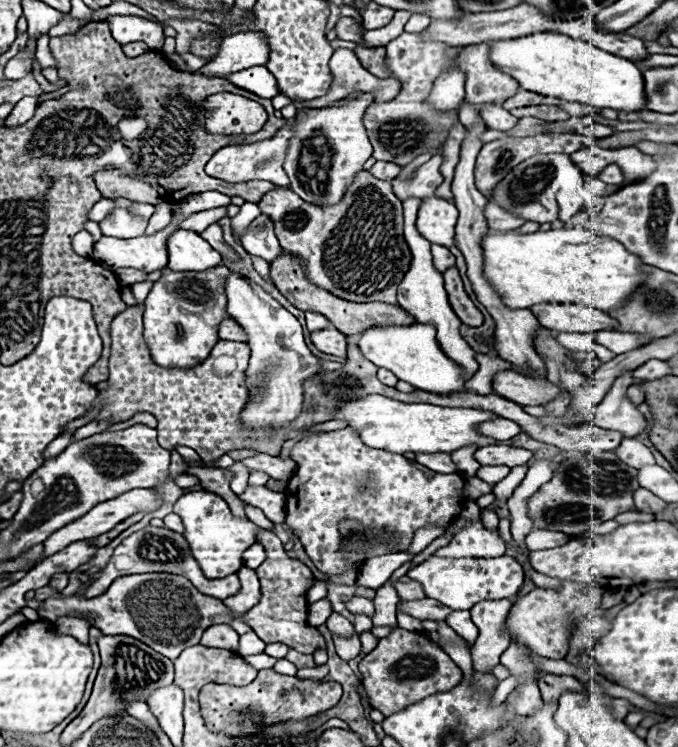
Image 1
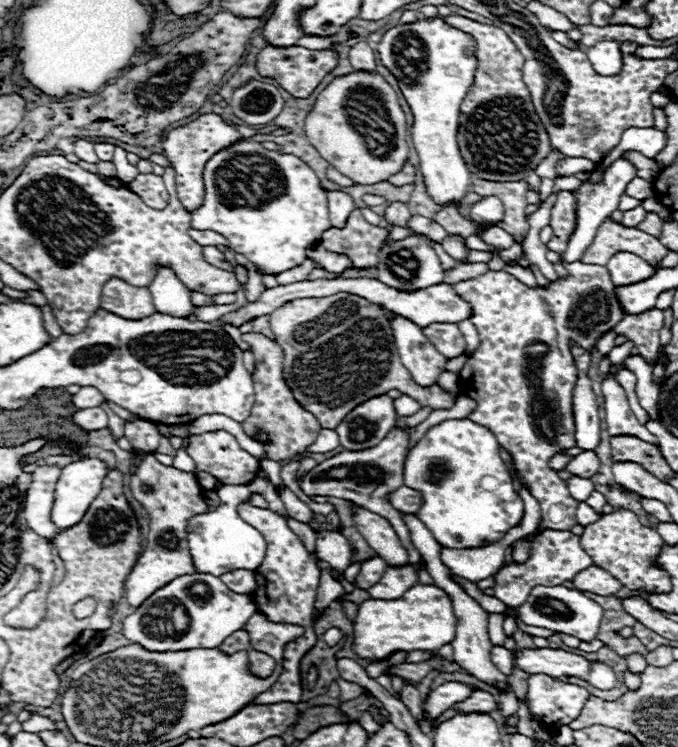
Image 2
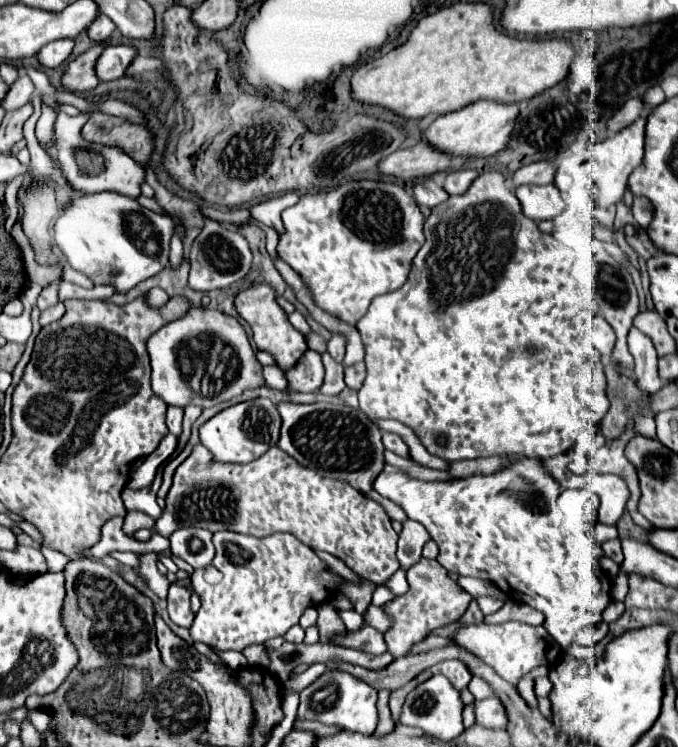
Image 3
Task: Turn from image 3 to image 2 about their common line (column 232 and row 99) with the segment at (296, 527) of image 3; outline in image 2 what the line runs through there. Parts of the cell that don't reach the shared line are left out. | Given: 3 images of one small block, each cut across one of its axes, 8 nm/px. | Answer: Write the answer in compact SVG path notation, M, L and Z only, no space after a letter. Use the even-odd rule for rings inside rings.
M458 14L446 16L444 22L468 32L470 36L474 36L474 40L478 44L478 52L476 52L478 68L474 74L474 84L470 86L470 90L460 106L460 128L458 128L458 146L460 146L460 152L462 152L462 158L464 158L468 170L474 172L478 178L492 180L492 182L524 180L530 174L530 170L534 170L550 152L548 134L546 134L538 114L534 114L530 90L526 88L526 84L522 80L524 56L520 54L516 44L508 38L508 34L494 24L480 24L480 22L474 22L470 18L464 18Z

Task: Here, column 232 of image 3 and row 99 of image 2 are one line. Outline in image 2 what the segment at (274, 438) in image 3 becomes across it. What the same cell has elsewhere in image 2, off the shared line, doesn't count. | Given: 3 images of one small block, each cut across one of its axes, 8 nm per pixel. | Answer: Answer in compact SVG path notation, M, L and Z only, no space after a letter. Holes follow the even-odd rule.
M436 16L390 28L378 44L378 54L380 62L396 76L398 88L414 114L410 130L412 144L420 158L420 172L428 196L442 206L460 204L470 192L472 174L468 172L458 148L458 112L474 82L476 40Z

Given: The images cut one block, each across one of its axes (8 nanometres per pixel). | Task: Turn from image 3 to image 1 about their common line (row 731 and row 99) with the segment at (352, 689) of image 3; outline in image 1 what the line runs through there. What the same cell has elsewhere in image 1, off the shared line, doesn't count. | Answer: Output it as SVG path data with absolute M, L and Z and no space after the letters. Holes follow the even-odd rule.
M364 92L346 104L312 108L300 114L294 122L294 136L288 142L284 170L290 178L290 188L312 204L334 204L342 200L346 184L362 170L364 162L372 156L372 144L362 124L364 110L374 102L372 92Z

